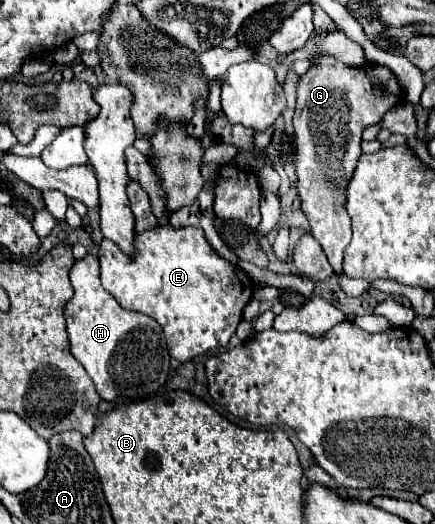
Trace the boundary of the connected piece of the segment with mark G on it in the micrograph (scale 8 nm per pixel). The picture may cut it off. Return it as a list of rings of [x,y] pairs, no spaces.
[[[328,55],[312,57],[312,67],[296,83],[296,111],[292,117],[296,135],[296,187],[302,199],[302,211],[310,223],[310,233],[322,245],[336,273],[342,271],[342,253],[352,237],[344,207],[344,189],[362,155],[362,131],[380,123],[400,101],[402,87],[388,67],[354,67]]]

